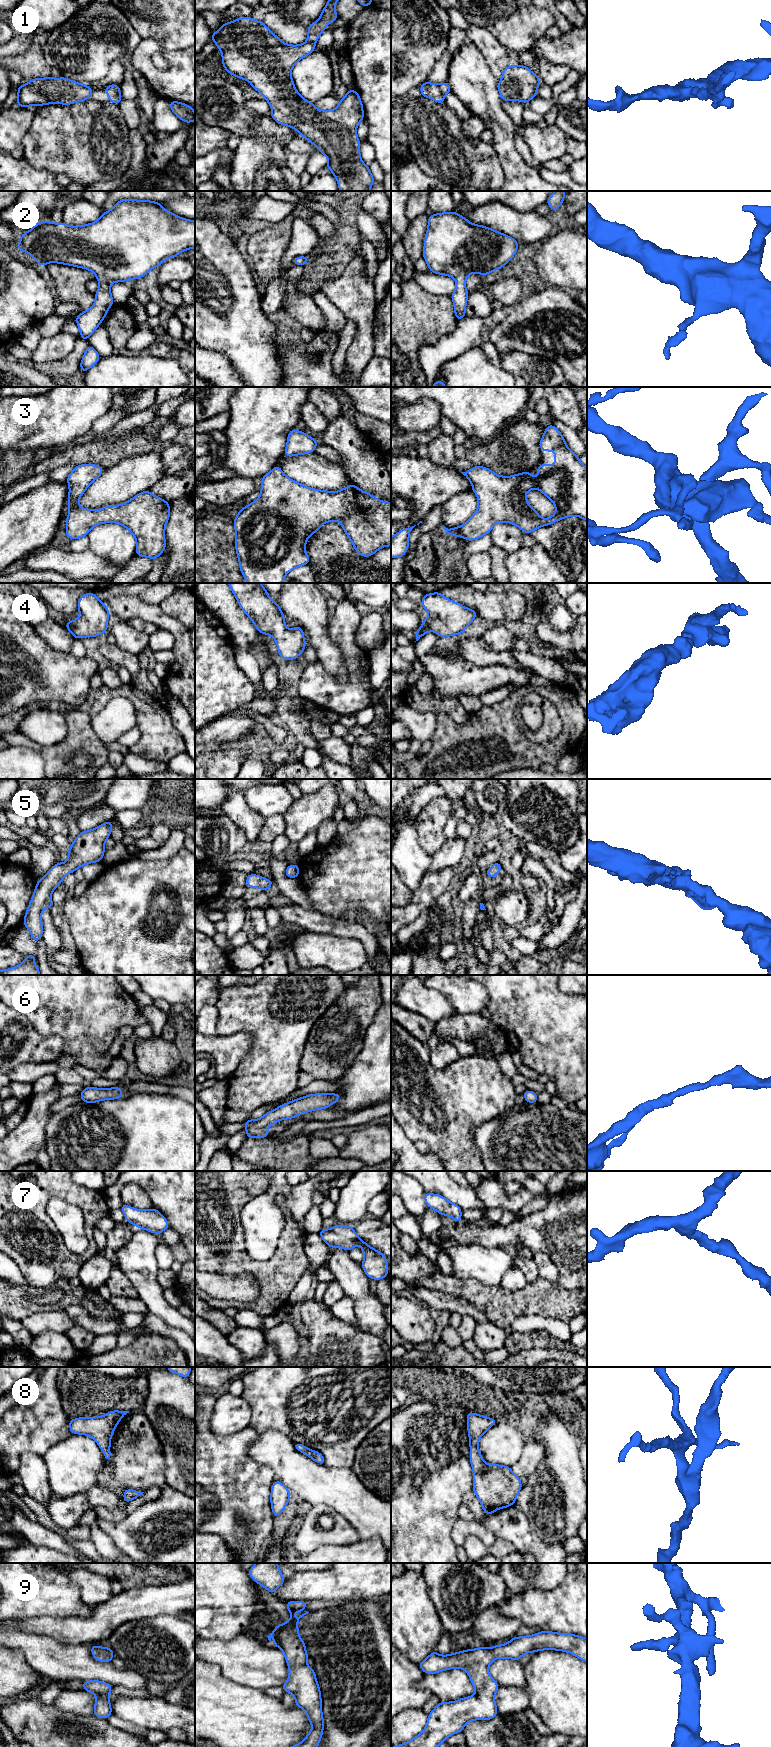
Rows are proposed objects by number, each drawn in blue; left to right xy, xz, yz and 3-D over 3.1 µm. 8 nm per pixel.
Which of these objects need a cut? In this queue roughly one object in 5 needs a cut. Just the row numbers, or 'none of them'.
none of them

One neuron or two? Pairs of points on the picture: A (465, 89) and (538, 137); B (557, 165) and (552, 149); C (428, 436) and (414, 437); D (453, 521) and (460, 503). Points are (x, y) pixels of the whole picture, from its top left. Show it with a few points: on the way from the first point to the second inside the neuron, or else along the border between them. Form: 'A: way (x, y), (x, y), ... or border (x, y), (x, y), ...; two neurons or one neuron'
A: border (515, 126), (516, 131); two neurons
B: border (558, 158), (552, 158), (543, 163); two neurons
C: way (425, 437), (417, 437); one neuron
D: way (453, 517), (460, 507); one neuron

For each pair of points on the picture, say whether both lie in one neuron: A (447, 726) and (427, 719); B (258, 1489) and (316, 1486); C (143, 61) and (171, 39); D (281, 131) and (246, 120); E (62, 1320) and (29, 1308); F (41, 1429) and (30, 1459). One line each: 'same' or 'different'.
A: different
B: different
C: different
D: same
E: different
F: different

